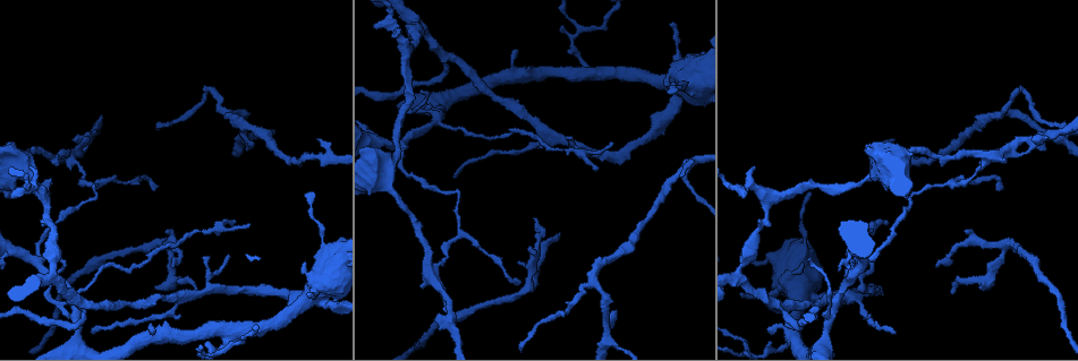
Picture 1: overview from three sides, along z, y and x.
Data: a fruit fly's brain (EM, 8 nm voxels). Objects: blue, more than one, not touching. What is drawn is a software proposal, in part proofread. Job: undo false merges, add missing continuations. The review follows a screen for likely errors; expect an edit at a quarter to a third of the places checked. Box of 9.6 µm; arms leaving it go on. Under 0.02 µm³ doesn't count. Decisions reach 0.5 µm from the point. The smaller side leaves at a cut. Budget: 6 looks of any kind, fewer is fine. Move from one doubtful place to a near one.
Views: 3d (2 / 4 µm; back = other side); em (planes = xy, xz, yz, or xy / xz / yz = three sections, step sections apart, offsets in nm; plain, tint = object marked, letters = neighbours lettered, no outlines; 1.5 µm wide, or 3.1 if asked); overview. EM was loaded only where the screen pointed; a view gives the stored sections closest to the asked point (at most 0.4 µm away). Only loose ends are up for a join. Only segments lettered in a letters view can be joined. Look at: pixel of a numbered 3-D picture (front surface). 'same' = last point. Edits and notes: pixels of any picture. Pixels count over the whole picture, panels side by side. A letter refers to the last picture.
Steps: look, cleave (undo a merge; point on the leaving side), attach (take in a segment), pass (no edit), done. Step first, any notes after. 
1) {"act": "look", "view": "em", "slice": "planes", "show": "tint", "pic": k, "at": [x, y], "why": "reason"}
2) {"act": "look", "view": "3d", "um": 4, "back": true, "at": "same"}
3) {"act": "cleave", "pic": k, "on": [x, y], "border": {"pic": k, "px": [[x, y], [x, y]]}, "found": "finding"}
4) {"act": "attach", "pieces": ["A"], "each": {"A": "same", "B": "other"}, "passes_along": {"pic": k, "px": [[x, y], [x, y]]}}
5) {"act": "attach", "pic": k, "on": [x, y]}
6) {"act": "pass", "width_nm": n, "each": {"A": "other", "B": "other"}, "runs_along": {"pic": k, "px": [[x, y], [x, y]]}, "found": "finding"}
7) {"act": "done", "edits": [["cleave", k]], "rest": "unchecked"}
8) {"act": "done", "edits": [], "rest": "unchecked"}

{"act": "look", "view": "3d", "um": 2, "pic": 1, "at": [964, 231], "why": "free end"}

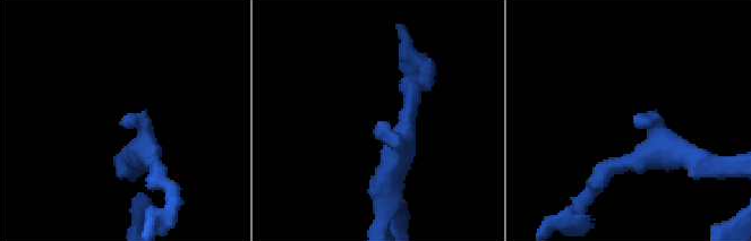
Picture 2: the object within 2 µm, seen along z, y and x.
{"act": "look", "view": "em", "slice": "planes", "show": "letters", "pic": 2, "at": [637, 115], "why": "shape alone is not enough"}

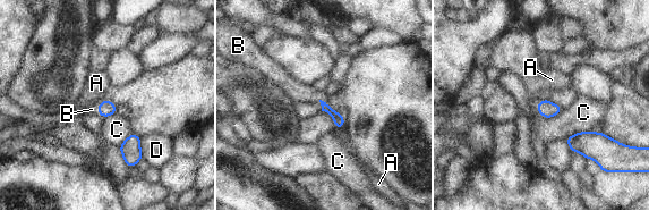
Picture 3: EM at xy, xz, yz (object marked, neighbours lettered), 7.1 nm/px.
{"act": "attach", "pieces": ["B"], "each": {"A": "other", "B": "same", "C": "other", "D": "other"}, "passes_along": {"pic": 3, "px": [[105, 108], [99, 109], [92, 109]]}, "found": "it goes on there"}

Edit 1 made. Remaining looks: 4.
{"act": "look", "view": "overview", "why": "redraw"}

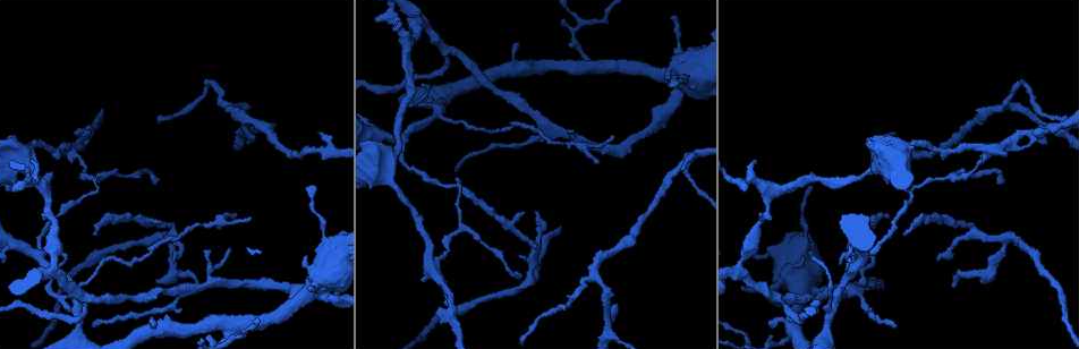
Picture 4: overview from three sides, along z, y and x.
{"act": "look", "view": "em", "slice": "xy", "step": 8, "show": "letters", "pic": 4, "at": [79, 142], "why": "a narrow waist"}

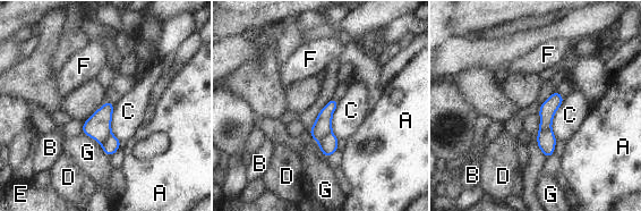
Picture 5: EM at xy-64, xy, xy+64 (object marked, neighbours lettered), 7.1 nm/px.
{"act": "cleave", "pic": 5, "on": [323, 125], "each": {"A": "other", "B": "other", "C": "other", "D": "other", "E": "other", "F": "other", "G": "other"}, "border": {"pic": 5, "px": [[330, 132], [319, 143]]}, "found": "a second neuron is stuck on"}

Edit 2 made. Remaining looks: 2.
{"act": "done", "edits": [["attach", 3], ["cleave", 5]], "rest": "unchecked"}

